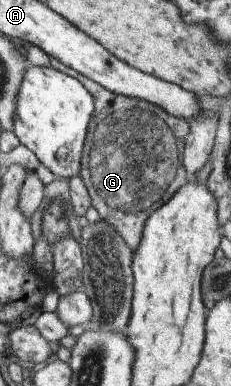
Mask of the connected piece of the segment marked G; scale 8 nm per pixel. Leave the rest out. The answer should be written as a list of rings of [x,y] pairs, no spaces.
[[[50,58],[50,67],[82,83],[92,97],[94,108],[84,139],[79,177],[83,180],[92,207],[100,219],[107,222],[134,252],[140,244],[145,220],[187,181],[182,166],[182,151],[190,127],[183,118],[170,116],[155,104],[137,98],[117,97],[101,87],[101,84],[87,79],[56,59]]]

